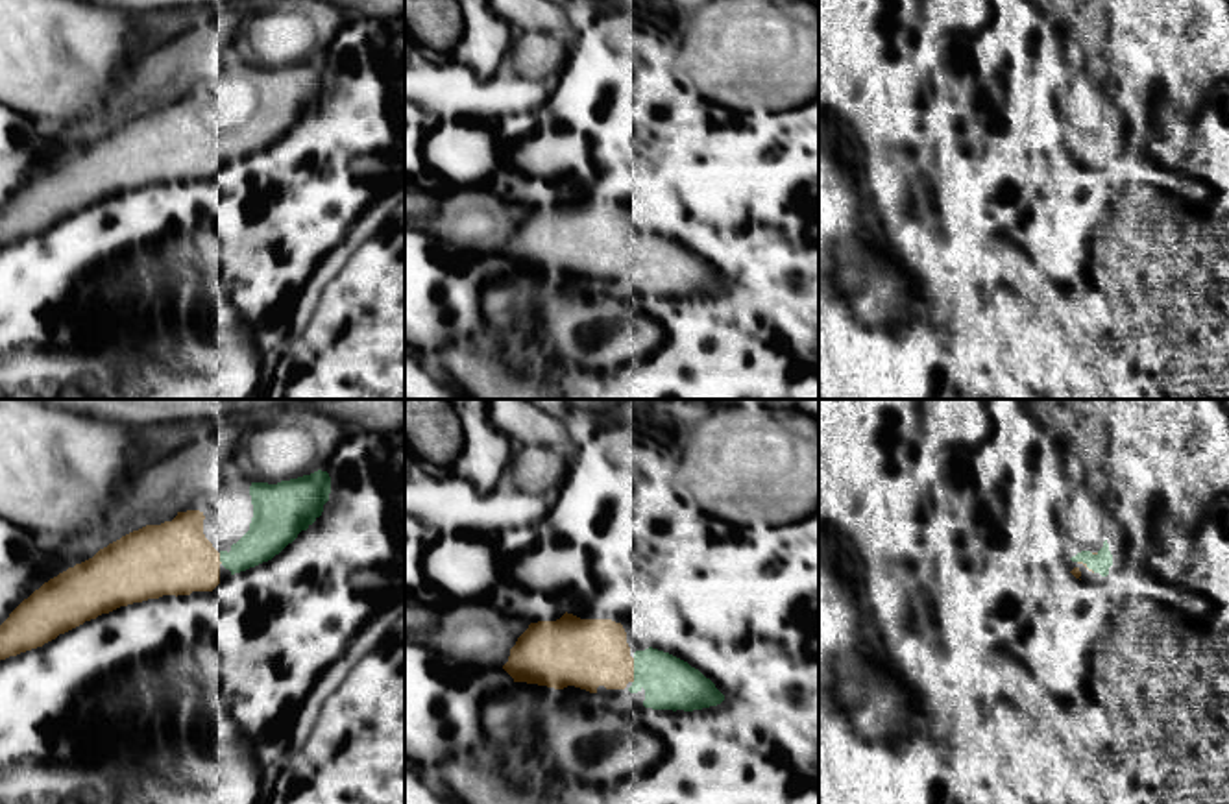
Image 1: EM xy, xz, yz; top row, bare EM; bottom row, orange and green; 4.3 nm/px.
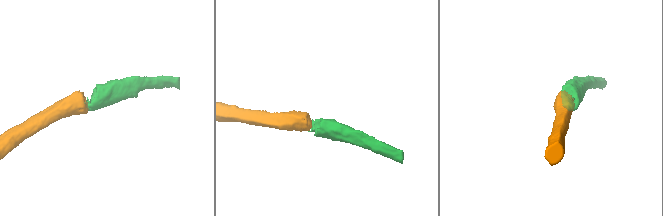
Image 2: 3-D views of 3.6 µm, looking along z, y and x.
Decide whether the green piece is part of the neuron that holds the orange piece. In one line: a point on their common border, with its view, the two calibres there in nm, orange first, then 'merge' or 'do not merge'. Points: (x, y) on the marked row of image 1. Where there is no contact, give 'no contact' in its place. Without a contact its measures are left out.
xz (632, 671) | 300/220 nm | merge

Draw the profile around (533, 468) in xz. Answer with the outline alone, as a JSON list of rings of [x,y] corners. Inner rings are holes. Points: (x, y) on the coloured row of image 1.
[[[543,445],[517,447],[510,458],[508,475],[517,490],[543,493],[564,482],[569,460]]]

